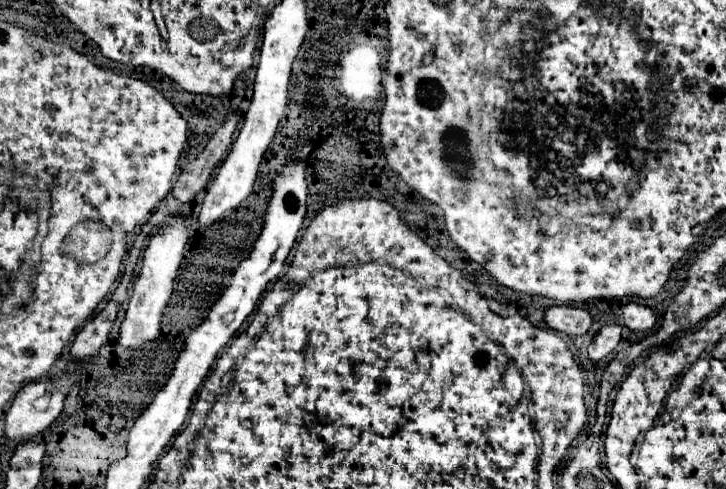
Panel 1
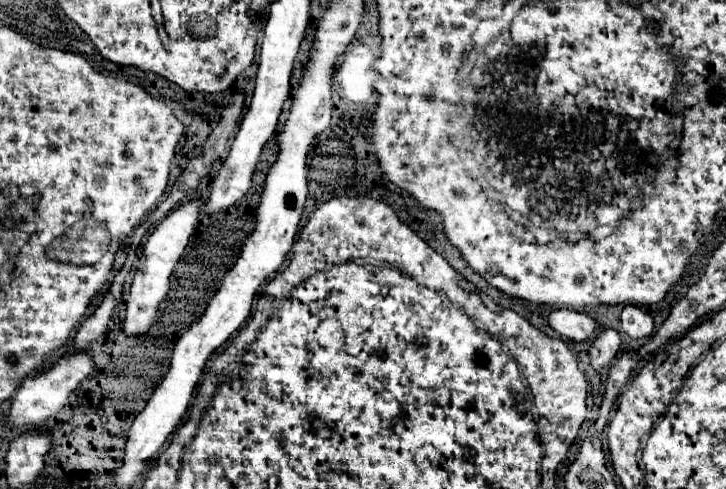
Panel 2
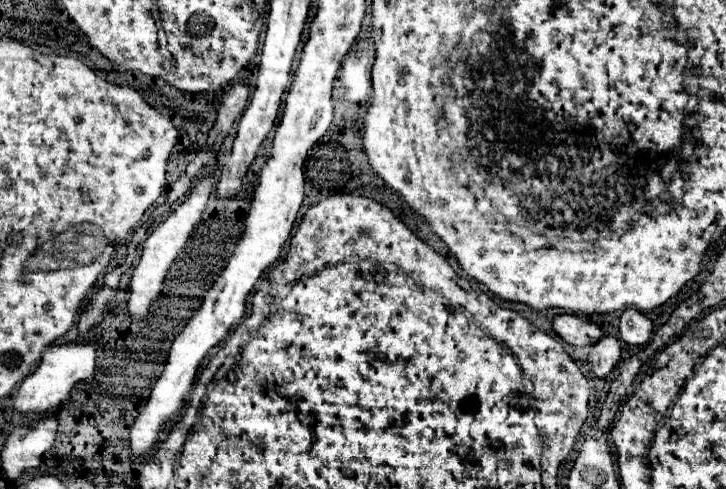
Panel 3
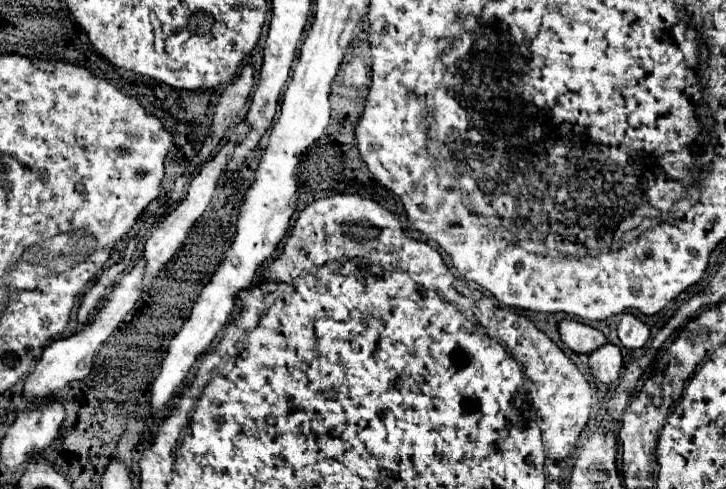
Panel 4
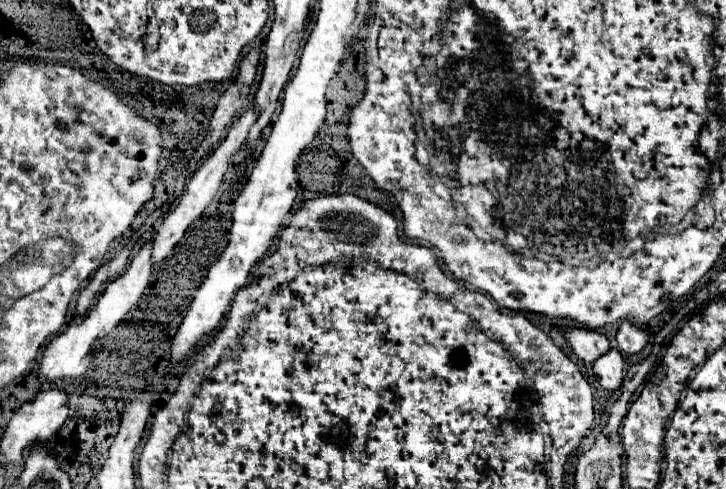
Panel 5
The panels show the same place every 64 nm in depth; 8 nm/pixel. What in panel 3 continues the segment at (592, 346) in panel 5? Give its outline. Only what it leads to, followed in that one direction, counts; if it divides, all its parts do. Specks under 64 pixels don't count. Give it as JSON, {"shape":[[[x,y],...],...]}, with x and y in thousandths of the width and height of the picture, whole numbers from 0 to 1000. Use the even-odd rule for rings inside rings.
{"shape":[[[766,642],[760,654],[763,679],[788,708],[807,708],[829,691],[829,675],[804,646]]]}

